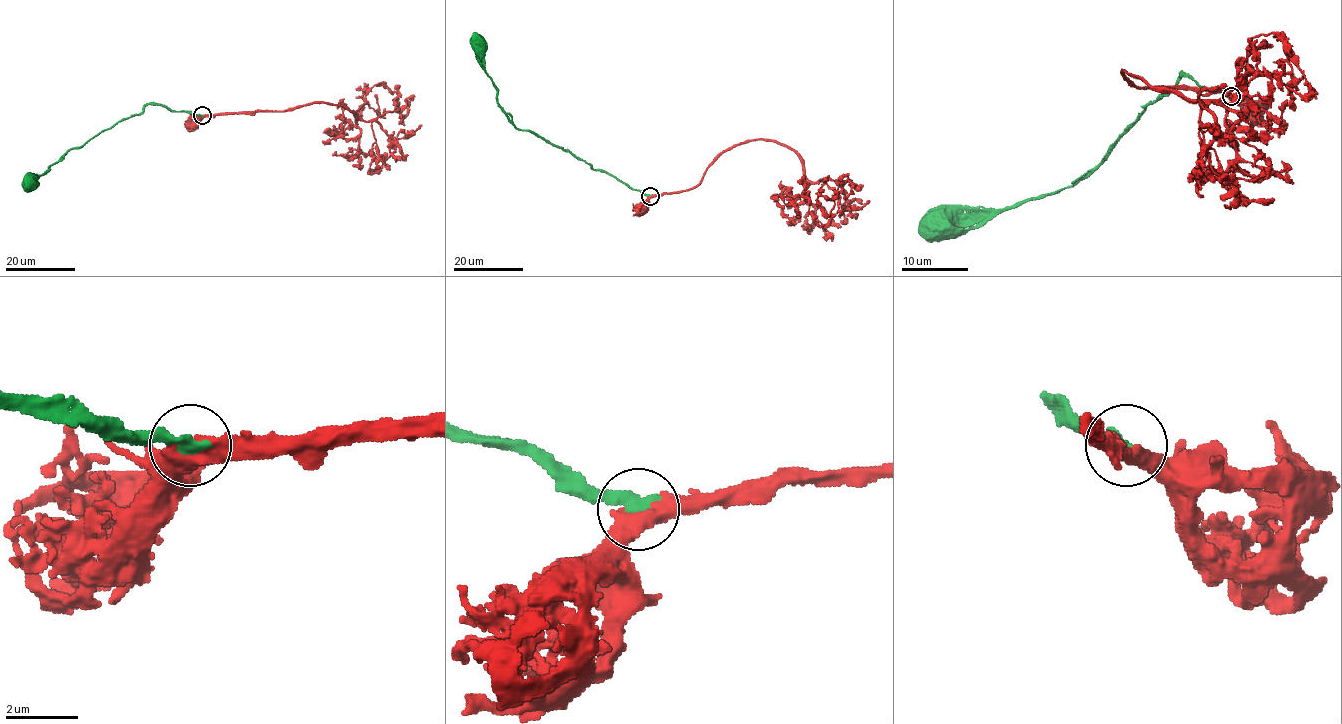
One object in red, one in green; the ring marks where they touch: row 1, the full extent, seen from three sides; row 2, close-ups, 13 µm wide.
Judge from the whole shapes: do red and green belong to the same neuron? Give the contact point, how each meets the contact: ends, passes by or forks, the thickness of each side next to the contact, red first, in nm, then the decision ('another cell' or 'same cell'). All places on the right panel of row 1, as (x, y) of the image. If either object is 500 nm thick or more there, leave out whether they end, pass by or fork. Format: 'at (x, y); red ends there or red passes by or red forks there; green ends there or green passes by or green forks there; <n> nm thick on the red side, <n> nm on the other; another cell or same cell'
at (1231, 96); red passes by; green ends there; 480 nm thick on the red side, 380 nm on the other; same cell

